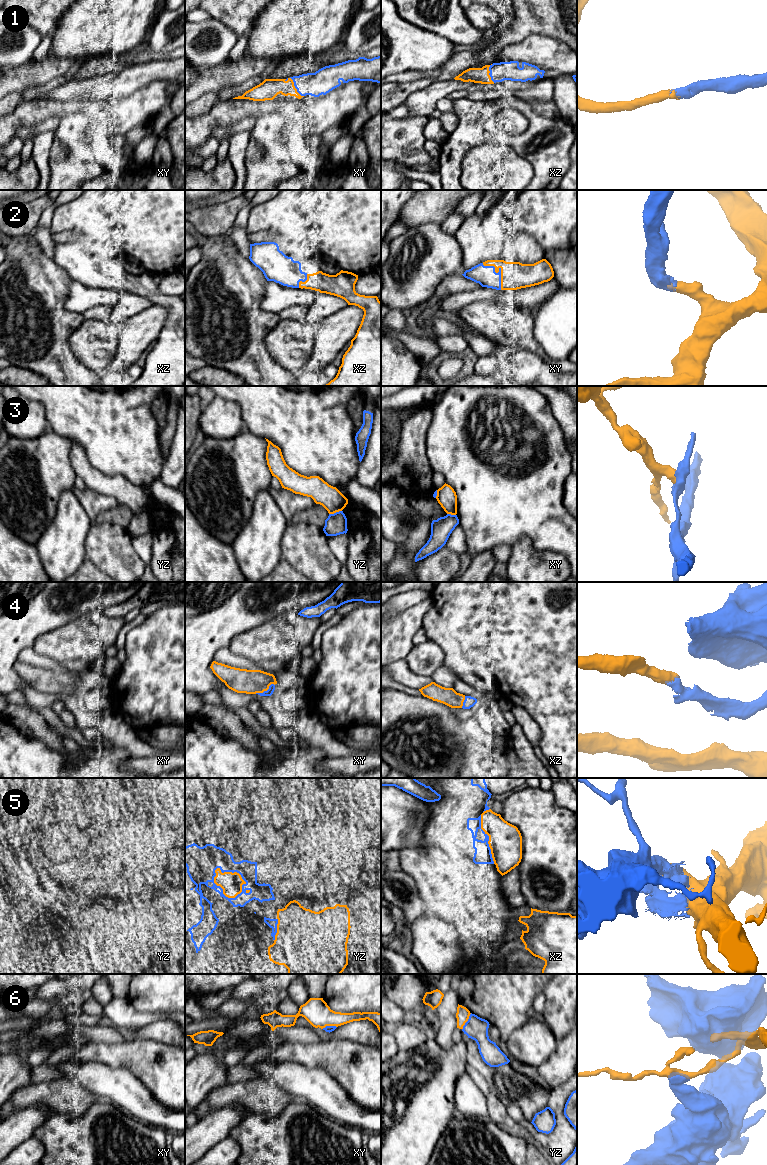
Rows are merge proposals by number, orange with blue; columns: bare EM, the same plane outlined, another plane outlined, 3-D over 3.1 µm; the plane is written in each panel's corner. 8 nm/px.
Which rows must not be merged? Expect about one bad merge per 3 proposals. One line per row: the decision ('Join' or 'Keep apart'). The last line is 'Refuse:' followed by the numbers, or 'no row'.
1: Join
2: Join
3: Keep apart
4: Join
5: Join
6: Keep apart
Refuse: 3, 6

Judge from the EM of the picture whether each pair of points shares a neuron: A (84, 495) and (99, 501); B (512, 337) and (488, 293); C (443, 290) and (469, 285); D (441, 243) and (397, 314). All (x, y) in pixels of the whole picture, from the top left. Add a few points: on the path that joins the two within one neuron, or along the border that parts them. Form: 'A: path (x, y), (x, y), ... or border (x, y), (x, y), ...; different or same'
A: path (88, 498), (95, 501); same
B: border (488, 300), (475, 300), (465, 306); different
C: path (449, 286), (463, 285); same
D: border (391, 308), (402, 310); different

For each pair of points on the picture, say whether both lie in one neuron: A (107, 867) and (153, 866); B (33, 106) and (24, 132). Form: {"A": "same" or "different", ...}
{"A": "same", "B": "different"}

